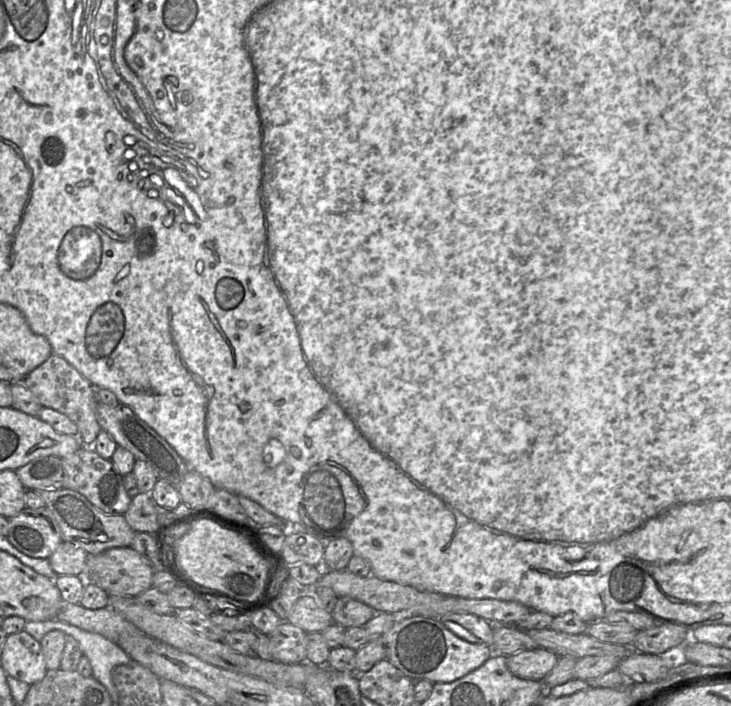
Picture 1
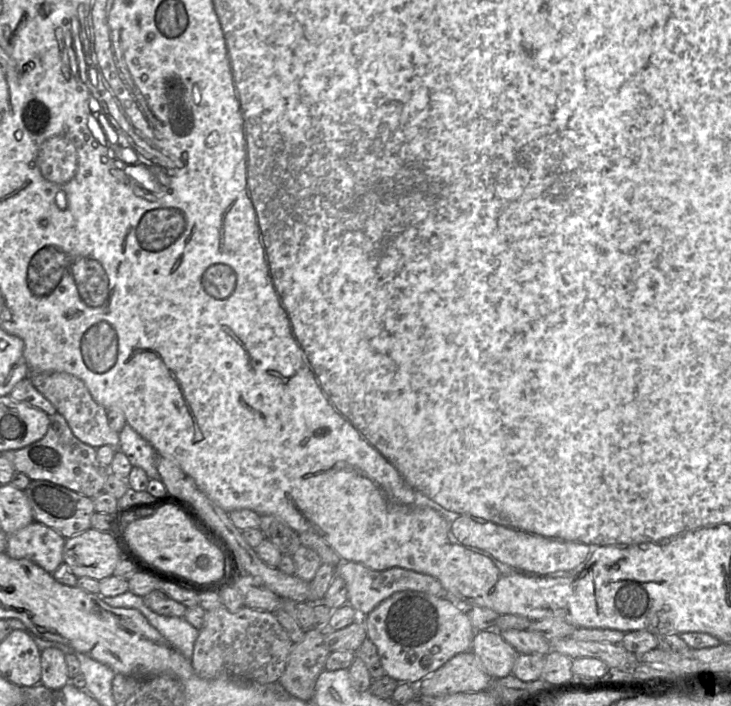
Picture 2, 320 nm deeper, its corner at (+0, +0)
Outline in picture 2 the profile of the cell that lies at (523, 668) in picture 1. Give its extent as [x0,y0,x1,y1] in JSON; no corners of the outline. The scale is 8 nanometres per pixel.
[470,629,519,679]

